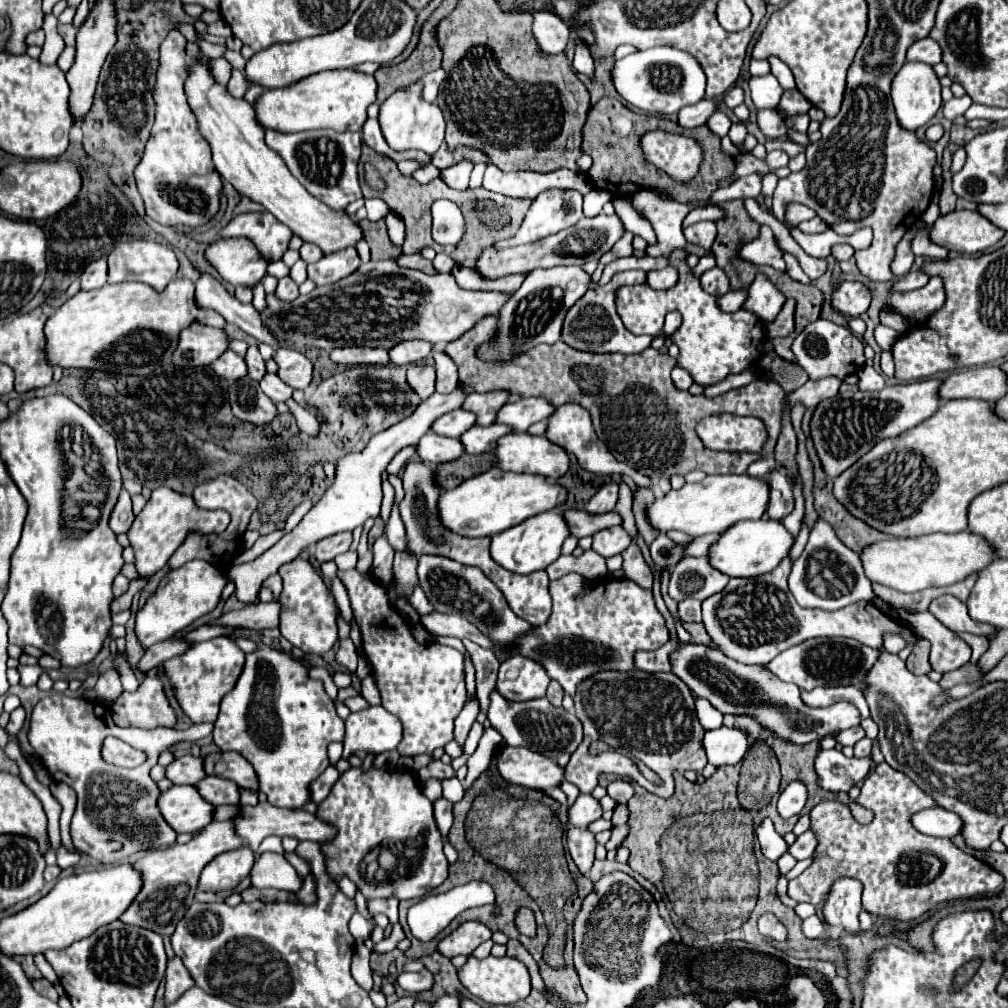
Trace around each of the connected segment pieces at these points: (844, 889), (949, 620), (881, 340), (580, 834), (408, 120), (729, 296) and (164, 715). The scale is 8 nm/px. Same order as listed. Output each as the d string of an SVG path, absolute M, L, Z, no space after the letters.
M839 879L831 897L823 907L823 915L833 925L857 927L861 913L861 883L855 879Z
M941 595L931 601L929 613L933 613L945 627L951 627L951 631L967 631L973 635L989 635L995 629L987 623L977 623L967 613L967 607L963 601L959 601L953 595Z
M877 325L875 327L875 341L879 343L879 347L883 349L883 351L891 351L893 347L893 343L899 339L899 331L895 331L895 329L891 329L891 327L885 327L885 325Z
M569 822L566 824L566 845L575 865L583 875L589 873L593 859L595 859L595 835L587 827L573 827Z
M415 85L409 91L395 91L389 99L381 103L379 123L385 141L393 151L417 149L427 155L435 155L435 151L441 147L445 137L445 119L441 109L437 105L425 103L419 97L419 89Z
M743 287L741 291L727 291L721 299L719 299L719 305L723 311L739 311L743 307L743 303L747 301L749 297L749 287Z
M145 677L135 693L125 691L113 705L113 721L119 727L173 727L175 715L167 703L163 681L159 677Z

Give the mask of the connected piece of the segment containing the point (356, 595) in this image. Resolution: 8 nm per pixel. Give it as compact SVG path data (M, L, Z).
M347 569L347 571L337 571L337 577L341 583L347 587L349 599L351 599L351 609L355 623L361 631L363 639L363 651L369 659L371 665L371 675L375 677L375 683L381 693L381 705L397 715L403 723L403 741L397 747L401 755L415 757L421 753L431 755L437 747L445 747L449 741L453 741L453 721L463 709L467 701L467 687L465 687L465 671L463 671L463 655L447 645L441 643L419 643L415 641L409 625L405 619L391 607L391 601L387 597L387 591L383 585L379 585L369 573L361 573L357 569Z

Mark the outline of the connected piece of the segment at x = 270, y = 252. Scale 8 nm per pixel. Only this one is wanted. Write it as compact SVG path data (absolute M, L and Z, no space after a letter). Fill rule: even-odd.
M255 211L235 215L229 225L219 231L219 237L247 237L253 241L265 261L273 263L279 261L287 251L293 233L273 215Z

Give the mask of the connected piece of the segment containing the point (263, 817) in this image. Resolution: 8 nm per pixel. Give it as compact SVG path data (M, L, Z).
M269 801L257 803L257 807L247 807L247 805L239 805L239 813L237 817L233 817L233 825L237 835L249 843L249 847L253 851L257 851L259 843L269 837L269 835L289 835L289 837L297 837L299 841L331 841L335 835L335 829L323 821L319 821L315 815L305 813L305 811L285 811L281 807L273 807Z

